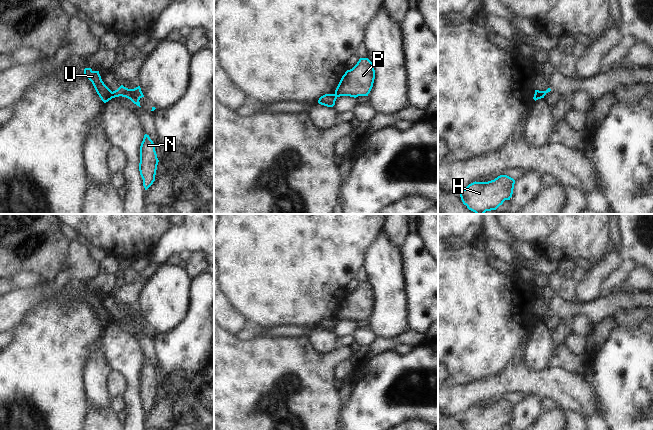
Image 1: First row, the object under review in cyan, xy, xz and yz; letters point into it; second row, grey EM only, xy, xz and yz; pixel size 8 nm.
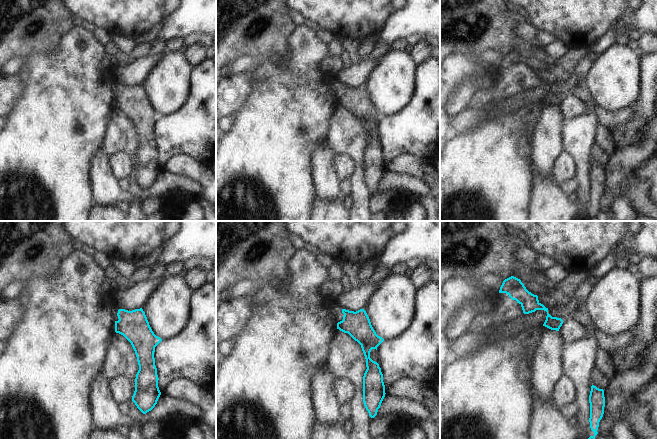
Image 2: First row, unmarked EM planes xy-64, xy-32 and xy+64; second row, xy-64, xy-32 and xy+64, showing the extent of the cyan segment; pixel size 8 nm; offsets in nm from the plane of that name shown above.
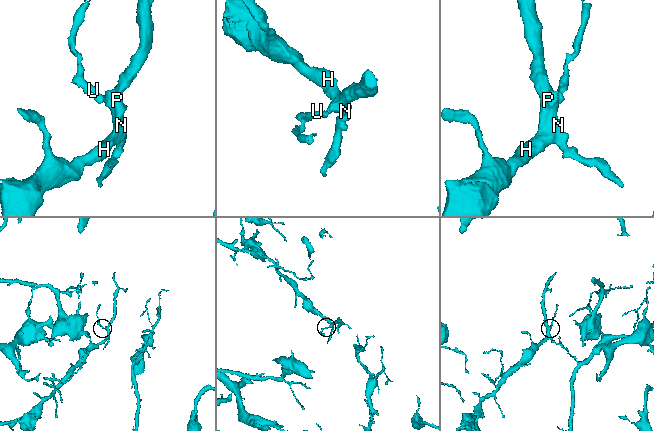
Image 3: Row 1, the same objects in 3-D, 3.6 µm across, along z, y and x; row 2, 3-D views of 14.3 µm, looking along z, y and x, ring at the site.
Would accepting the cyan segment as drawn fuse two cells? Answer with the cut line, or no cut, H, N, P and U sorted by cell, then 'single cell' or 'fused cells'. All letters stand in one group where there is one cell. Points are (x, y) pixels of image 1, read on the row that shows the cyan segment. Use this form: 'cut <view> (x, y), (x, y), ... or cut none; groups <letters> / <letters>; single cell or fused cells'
cut xy (111, 92), (113, 97); groups H N P / U; fused cells

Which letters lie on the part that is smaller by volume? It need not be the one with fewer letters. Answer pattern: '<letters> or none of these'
U

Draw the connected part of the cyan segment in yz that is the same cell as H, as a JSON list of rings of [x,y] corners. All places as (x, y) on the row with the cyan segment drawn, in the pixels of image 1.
[[[500,175],[488,182],[473,182],[460,192],[464,205],[476,214],[496,210],[513,194],[515,180],[507,175]]]

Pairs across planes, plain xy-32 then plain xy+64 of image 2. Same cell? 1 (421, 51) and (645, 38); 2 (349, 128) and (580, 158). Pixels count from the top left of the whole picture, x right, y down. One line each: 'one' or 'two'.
1: one
2: one

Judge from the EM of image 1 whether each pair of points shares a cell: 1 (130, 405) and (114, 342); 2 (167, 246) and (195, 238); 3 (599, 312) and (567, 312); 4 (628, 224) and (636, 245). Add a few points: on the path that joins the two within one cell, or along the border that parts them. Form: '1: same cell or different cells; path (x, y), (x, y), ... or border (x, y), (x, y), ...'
1: same cell; path (132, 389), (132, 372), (127, 358)
2: same cell; path (174, 241), (178, 238), (188, 238)
3: same cell; path (591, 309), (575, 309)
4: same cell; path (632, 229), (636, 240)

